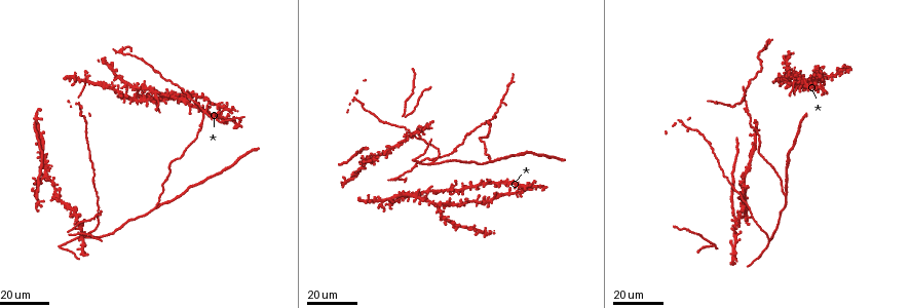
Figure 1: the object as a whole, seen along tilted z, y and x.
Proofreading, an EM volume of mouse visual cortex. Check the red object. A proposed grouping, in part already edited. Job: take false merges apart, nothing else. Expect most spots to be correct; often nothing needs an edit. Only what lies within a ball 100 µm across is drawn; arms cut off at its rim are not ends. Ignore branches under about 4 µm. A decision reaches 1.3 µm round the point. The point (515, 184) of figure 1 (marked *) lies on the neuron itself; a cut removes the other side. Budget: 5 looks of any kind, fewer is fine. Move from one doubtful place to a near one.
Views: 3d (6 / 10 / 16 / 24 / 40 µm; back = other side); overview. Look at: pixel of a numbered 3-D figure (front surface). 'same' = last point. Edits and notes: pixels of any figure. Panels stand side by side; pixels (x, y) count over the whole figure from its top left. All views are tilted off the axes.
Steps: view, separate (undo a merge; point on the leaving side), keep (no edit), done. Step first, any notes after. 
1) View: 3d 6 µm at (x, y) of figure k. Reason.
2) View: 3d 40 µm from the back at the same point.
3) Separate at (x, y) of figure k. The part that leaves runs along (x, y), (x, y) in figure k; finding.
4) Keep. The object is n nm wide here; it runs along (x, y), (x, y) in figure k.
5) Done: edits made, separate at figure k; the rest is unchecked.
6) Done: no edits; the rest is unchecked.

View: 3d 24 µm at (155, 95) of figure 1. Four or more arms meet.

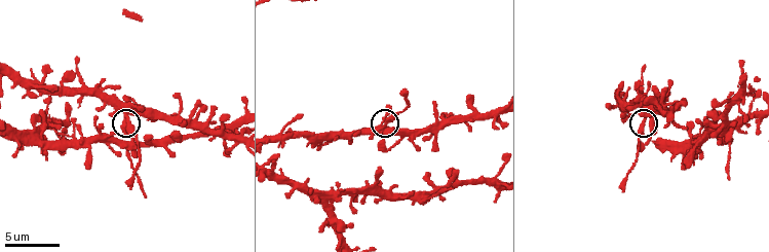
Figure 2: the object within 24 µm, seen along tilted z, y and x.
View: 3d 6 µm at (126, 115) of figure 2.

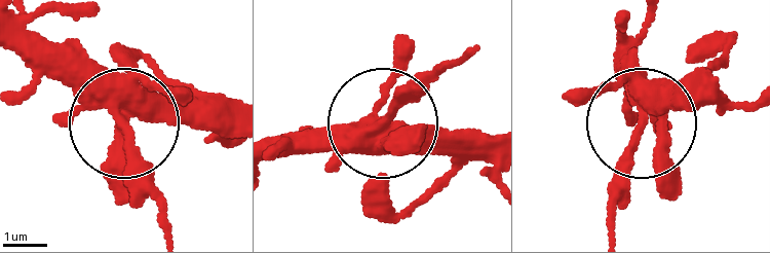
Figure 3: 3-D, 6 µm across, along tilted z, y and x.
Separate at (136, 173) of figure 3. The part that leaves runs along (121, 122), (125, 171), (163, 233) in figure 3; two neurons meet here.

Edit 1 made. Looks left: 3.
View: overview.

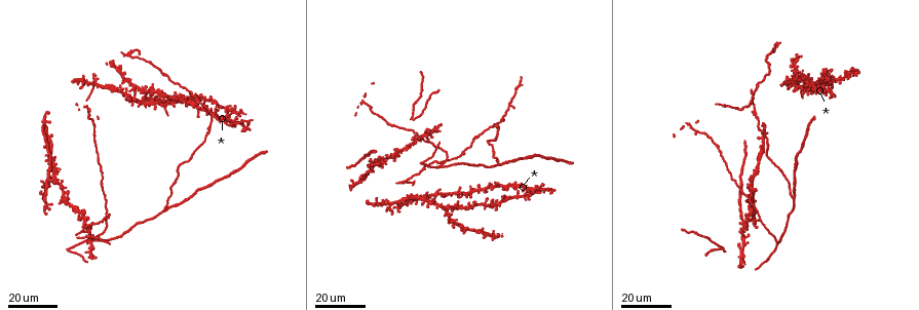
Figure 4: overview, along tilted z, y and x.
View: 3d 16 µm at (390, 205) of figure 4. Looks like a crossing.

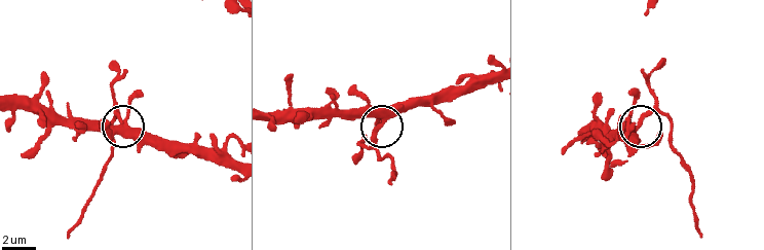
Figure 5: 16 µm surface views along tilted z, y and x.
View: 3d 10 µm at (377, 124) of figure 5.

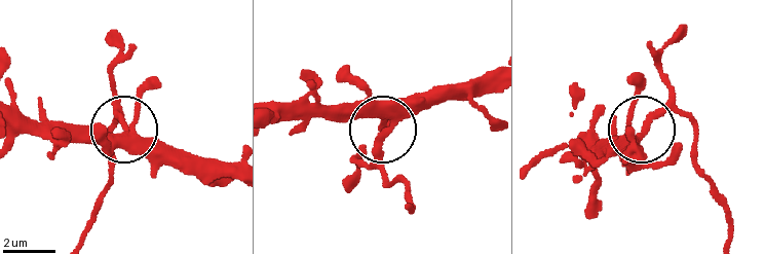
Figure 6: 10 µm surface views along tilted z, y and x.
Separate at (118, 109) of figure 6. The side arm is 11 µm long; the part that leaves runs along (390, 129), (383, 175), (390, 185), (403, 182), (412, 208) in figure 6; a second neuron is stuck on.

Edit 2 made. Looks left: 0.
Done: edits made, separate at figure 3, separate at figure 6; the rest is unchecked.

